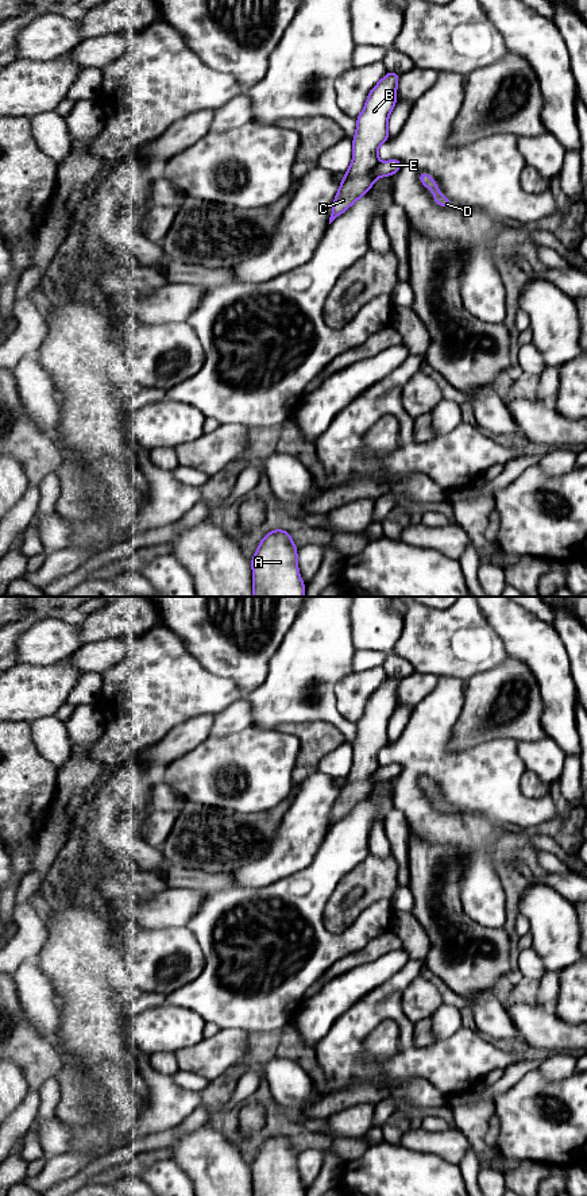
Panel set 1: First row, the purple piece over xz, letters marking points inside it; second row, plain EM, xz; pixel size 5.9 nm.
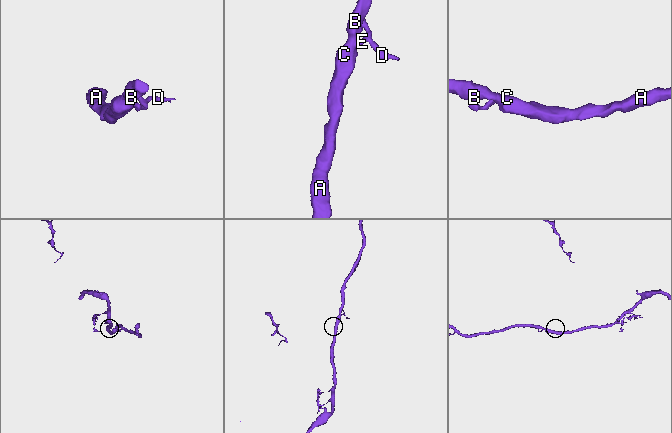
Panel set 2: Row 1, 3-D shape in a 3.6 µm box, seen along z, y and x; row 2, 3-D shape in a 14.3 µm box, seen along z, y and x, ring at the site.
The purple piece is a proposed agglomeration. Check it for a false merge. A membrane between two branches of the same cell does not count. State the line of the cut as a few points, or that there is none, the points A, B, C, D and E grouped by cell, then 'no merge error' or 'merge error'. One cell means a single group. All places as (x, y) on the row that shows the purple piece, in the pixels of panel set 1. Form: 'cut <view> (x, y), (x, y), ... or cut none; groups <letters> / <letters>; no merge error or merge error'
cut xz (379, 162), (371, 174), (373, 180); groups A B C / D E; merge error

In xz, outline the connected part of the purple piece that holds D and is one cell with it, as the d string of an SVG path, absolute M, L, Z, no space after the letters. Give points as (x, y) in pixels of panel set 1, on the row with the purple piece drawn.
M421 171L418 174L418 180L422 185L425 185L435 197L435 202L443 208L451 208L453 202L448 200L439 189L437 189L437 182L426 173Z

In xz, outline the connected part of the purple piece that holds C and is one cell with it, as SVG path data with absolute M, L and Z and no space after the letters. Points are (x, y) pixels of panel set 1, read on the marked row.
M387 74L370 90L364 109L356 117L356 134L352 140L354 157L344 173L332 205L329 224L363 197L374 185L372 171L379 163L378 147L389 140L387 121L397 104L397 82L401 74Z

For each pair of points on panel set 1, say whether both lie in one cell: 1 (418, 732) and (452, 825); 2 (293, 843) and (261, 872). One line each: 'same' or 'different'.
1: same
2: same

